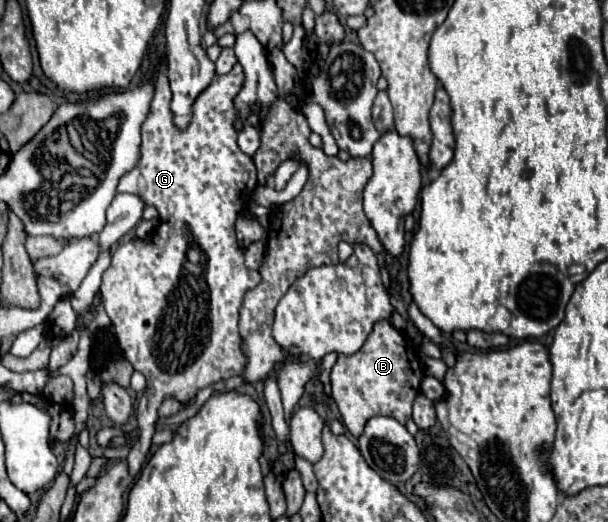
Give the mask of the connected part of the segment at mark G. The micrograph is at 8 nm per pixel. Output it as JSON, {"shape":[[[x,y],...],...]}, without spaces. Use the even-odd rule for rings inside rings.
{"shape":[[[236,64],[228,74],[214,76],[212,84],[194,102],[192,122],[186,130],[178,132],[170,116],[170,86],[166,84],[166,72],[154,74],[154,98],[146,122],[142,124],[142,144],[138,164],[120,178],[116,192],[138,194],[148,206],[160,212],[160,226],[150,240],[128,240],[112,252],[110,268],[102,276],[100,292],[104,296],[106,314],[112,320],[112,332],[116,336],[120,352],[142,372],[148,380],[146,392],[138,402],[136,416],[140,428],[140,440],[128,454],[130,476],[136,476],[146,462],[152,446],[152,436],[160,424],[158,408],[166,398],[174,398],[180,404],[188,404],[198,390],[230,376],[238,376],[246,364],[240,352],[238,336],[238,310],[244,294],[260,284],[260,272],[250,270],[244,264],[244,248],[240,248],[234,222],[242,212],[250,192],[254,190],[256,168],[236,144],[234,132],[234,96],[242,88],[244,72]]]}

